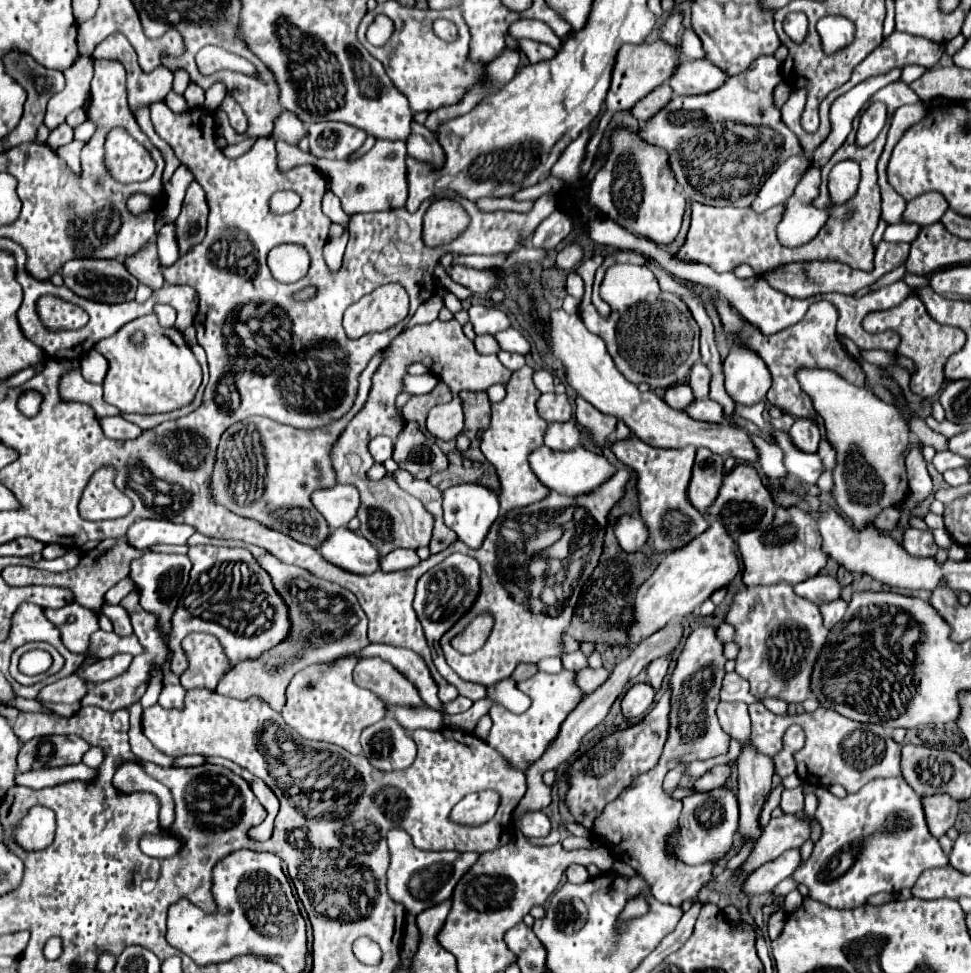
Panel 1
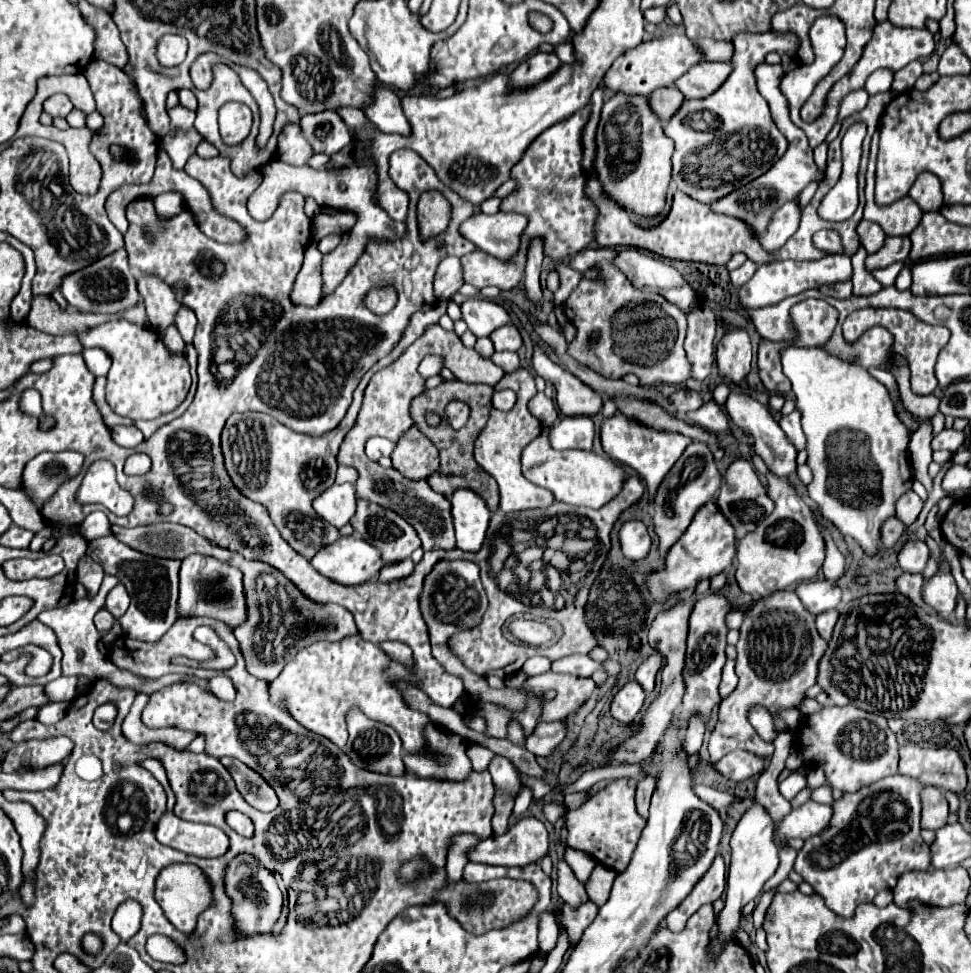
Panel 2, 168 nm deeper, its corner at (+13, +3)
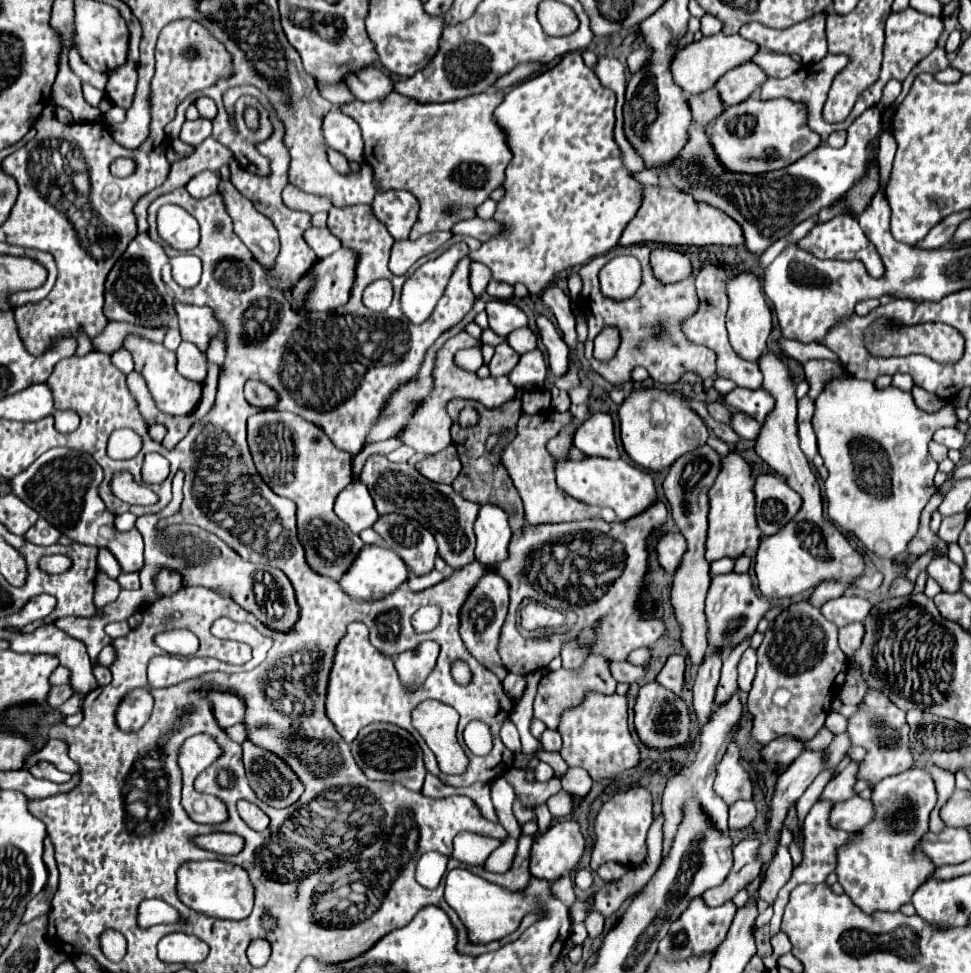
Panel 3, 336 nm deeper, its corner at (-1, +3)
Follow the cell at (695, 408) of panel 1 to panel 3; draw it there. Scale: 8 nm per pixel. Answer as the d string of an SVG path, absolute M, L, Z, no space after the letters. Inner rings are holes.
M735 412L733 418L731 418L731 428L733 428L741 438L755 440L761 426L759 426L751 416L747 416L747 414L743 414L743 412Z

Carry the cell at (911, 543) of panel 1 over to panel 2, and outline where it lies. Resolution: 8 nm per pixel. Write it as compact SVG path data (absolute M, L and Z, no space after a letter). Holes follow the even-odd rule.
M909 540L899 552L899 566L903 568L903 572L921 574L927 566L927 560L929 560L929 548L925 542L919 540Z

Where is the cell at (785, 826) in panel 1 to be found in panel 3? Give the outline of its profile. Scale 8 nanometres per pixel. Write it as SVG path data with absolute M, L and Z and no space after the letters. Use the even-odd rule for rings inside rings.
M853 796L849 800L837 802L835 808L831 808L831 824L835 824L835 828L843 828L845 832L857 832L871 822L873 814L871 800Z

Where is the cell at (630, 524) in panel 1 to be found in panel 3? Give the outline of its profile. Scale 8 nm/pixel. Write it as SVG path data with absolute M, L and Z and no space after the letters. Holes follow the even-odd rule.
M667 532L667 534L661 534L655 550L657 550L657 562L667 570L667 572L675 572L677 566L679 566L679 560L683 556L687 548L687 542L683 538L683 534L679 532Z

